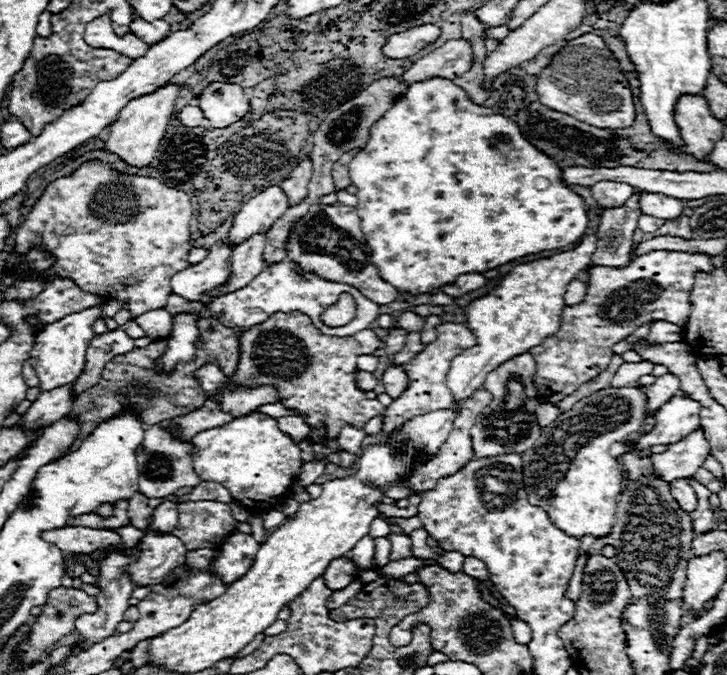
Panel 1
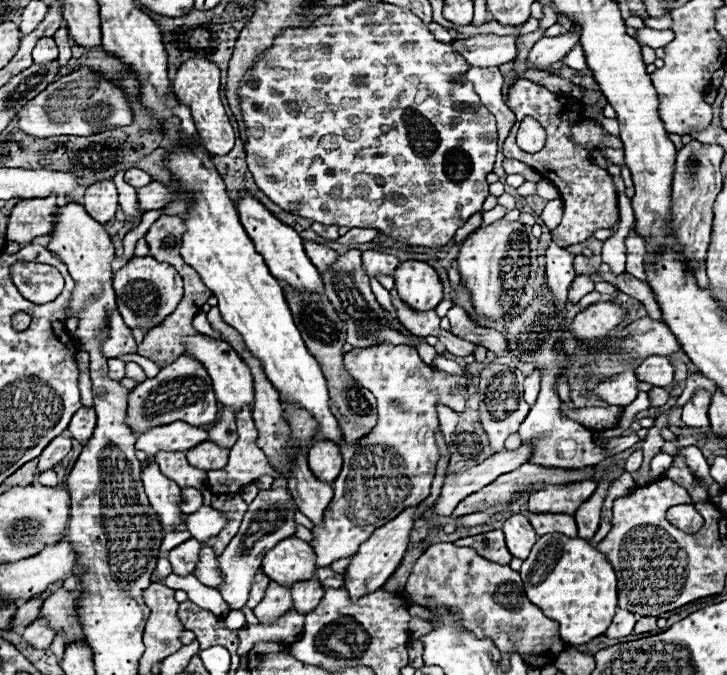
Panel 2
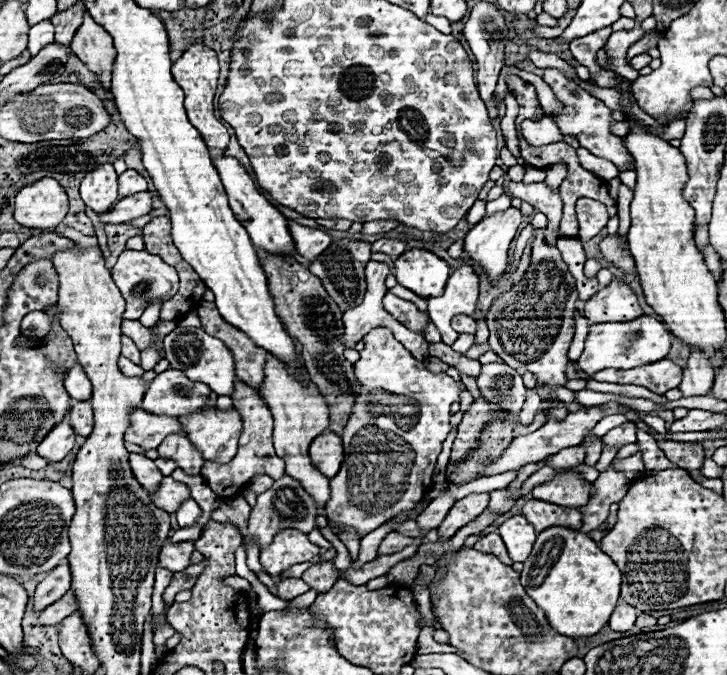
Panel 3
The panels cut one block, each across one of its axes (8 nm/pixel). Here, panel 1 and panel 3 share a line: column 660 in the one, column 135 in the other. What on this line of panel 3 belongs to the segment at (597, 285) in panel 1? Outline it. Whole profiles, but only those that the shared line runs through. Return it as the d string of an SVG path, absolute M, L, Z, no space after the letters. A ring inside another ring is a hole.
M124 250L112 268L112 278L120 288L126 300L124 320L138 320L148 304L166 302L178 292L178 274L172 266L162 262L156 254L148 254L146 250Z

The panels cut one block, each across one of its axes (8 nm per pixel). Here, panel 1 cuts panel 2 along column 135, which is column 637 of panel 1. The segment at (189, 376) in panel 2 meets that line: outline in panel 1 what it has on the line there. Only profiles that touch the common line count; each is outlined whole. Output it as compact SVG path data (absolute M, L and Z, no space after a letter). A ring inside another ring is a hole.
M626 386L626 388L604 388L588 398L582 398L574 404L572 410L564 412L556 420L542 428L542 434L538 436L538 442L526 454L522 454L522 480L524 490L528 494L530 504L542 508L550 522L560 528L564 534L572 538L582 538L586 534L590 536L608 536L614 526L614 514L616 514L616 502L620 496L620 484L622 484L622 470L614 456L608 454L610 444L620 442L624 438L634 436L646 416L646 402L644 402L644 388Z

